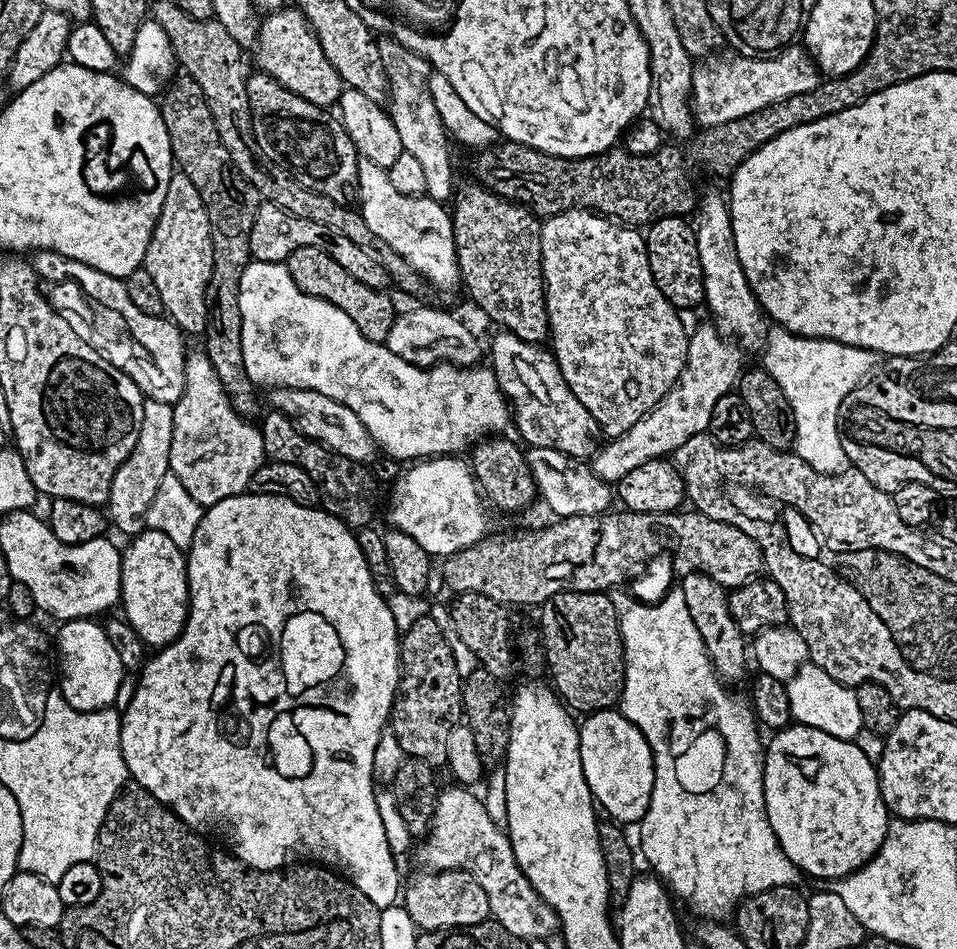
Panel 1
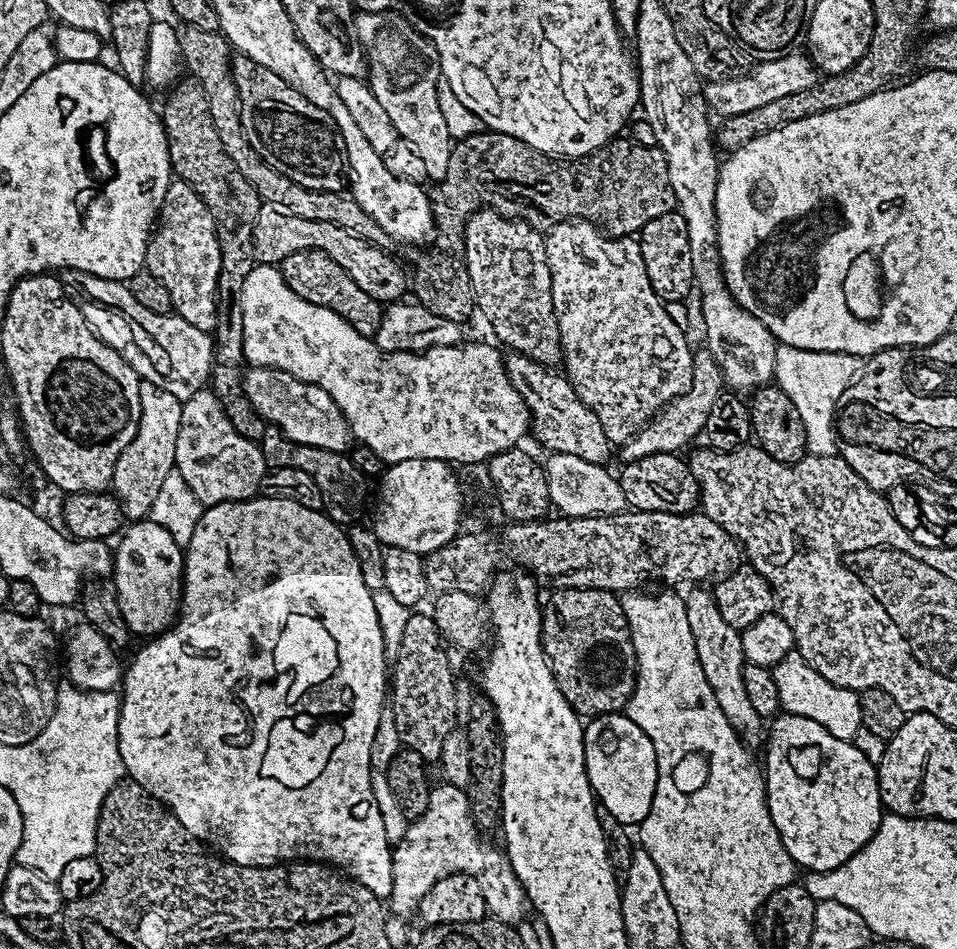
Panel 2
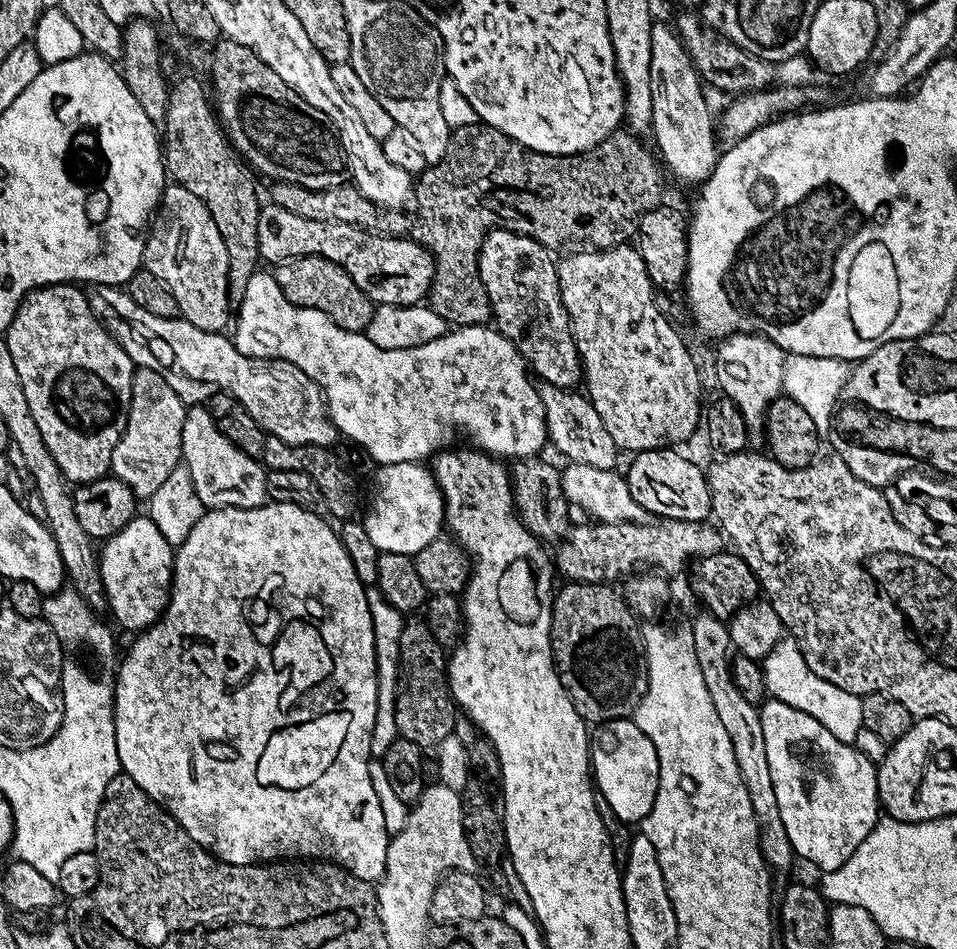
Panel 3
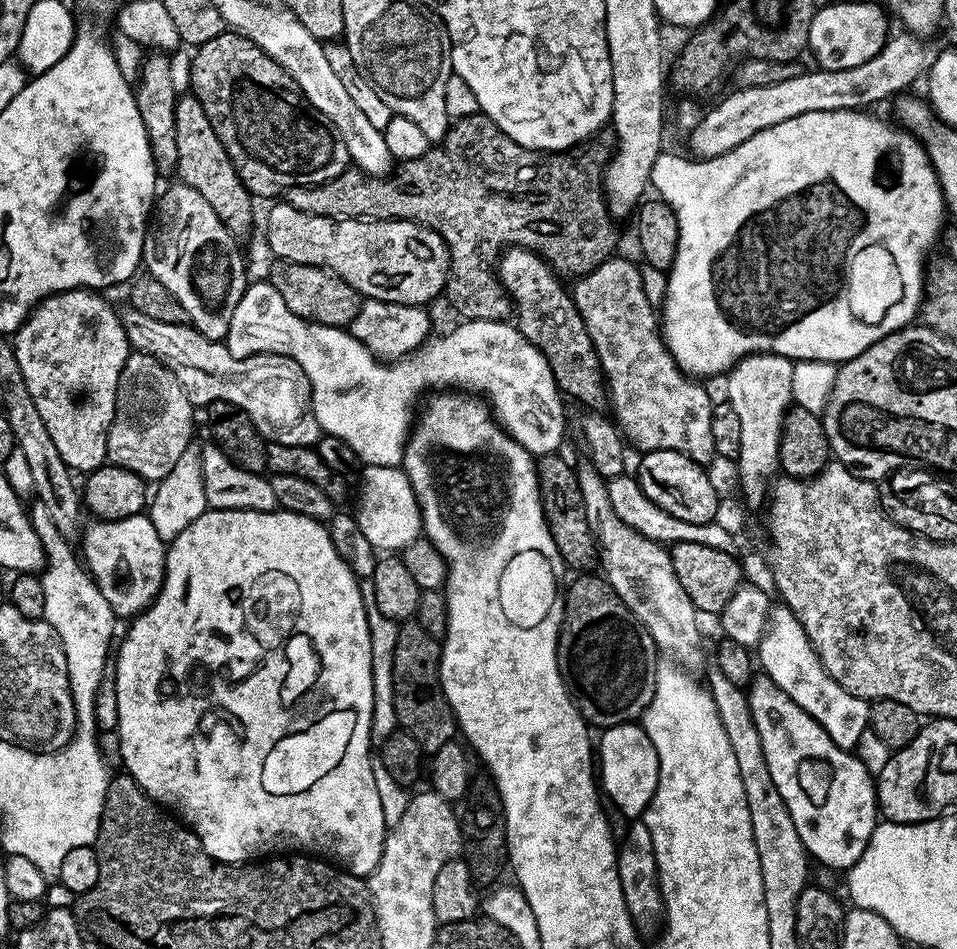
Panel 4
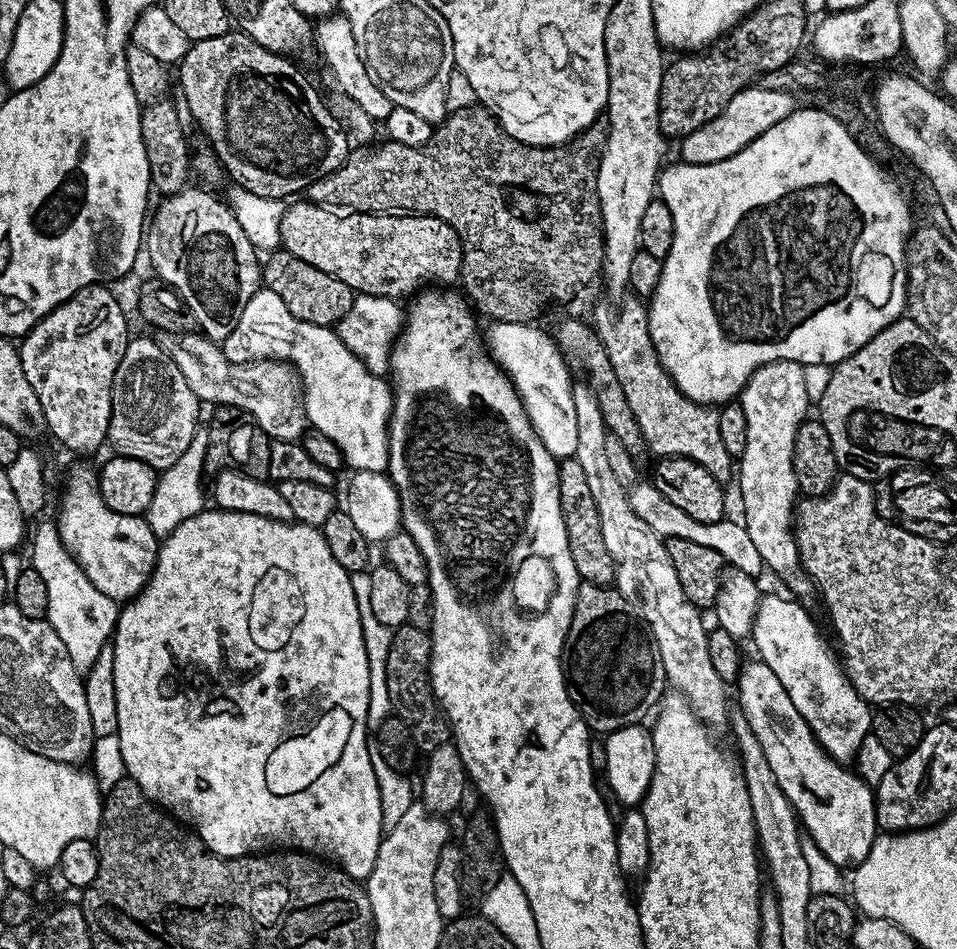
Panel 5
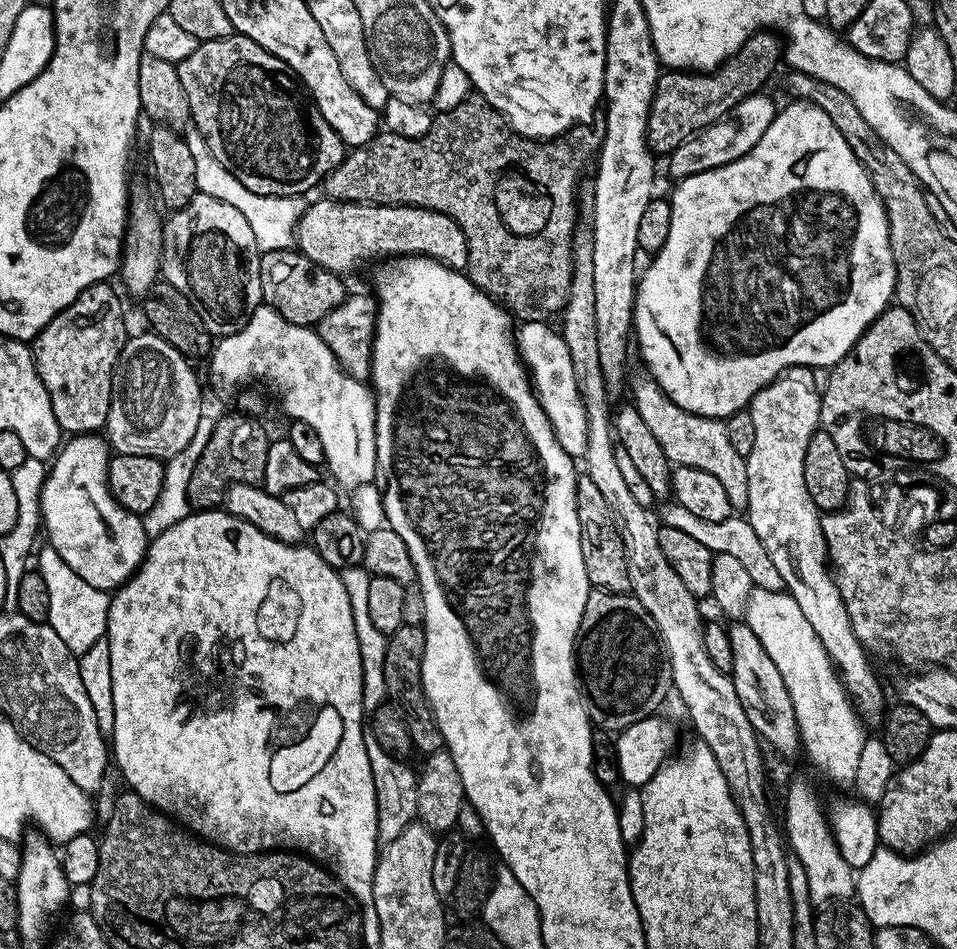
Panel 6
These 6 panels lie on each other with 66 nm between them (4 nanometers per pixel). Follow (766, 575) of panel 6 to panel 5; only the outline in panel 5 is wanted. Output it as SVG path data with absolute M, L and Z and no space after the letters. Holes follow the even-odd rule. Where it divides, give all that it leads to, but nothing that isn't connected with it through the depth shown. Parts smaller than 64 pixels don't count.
M637 481L628 491L628 501L631 509L634 510L638 518L644 522L661 538L670 537L687 538L695 543L701 543L702 546L709 546L710 549L716 550L722 554L725 563L730 565L735 571L750 574L754 577L761 575L764 570L764 563L761 555L758 554L758 548L750 539L750 534L743 523L732 521L731 518L725 518L718 523L702 523L697 519L690 517L690 514L681 510L674 502L668 498L653 483Z

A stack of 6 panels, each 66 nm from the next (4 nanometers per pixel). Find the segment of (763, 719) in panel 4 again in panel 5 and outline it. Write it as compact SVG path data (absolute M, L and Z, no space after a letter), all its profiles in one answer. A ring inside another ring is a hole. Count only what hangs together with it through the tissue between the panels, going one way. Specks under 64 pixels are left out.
M749 659L740 669L740 678L734 688L735 691L740 691L739 711L746 718L750 730L754 730L754 738L758 738L758 743L762 745L762 751L766 753L766 762L770 762L770 770L774 770L774 778L778 778L778 786L782 786L782 794L786 794L786 798L796 811L807 839L816 844L842 870L851 869L863 862L866 854L870 854L870 846L878 835L876 797L873 789L851 767L834 759L816 741L816 736L810 730L806 718L798 714L798 706L790 702L786 686L778 682L778 674L774 674L774 670L770 670L770 666L766 666L763 660Z

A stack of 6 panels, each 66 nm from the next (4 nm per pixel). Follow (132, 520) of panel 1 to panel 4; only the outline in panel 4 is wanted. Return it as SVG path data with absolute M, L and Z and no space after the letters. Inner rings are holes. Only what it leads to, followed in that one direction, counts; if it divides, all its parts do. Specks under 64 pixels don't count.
M133 351L129 355L126 366L122 366L122 374L116 391L116 413L108 435L107 463L117 464L134 474L138 474L146 482L159 482L174 470L174 462L182 458L182 454L193 443L192 412L194 406L190 402L188 392L178 382L178 378L156 357L148 352Z

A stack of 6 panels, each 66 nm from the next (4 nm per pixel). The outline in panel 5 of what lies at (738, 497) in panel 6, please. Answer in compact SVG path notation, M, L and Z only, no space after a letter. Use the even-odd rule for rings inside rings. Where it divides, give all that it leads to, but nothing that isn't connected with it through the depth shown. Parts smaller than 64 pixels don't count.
M628 300L620 312L600 308L594 327L610 358L610 366L614 366L614 374L618 374L618 382L622 382L622 394L626 394L626 402L630 402L630 411L638 421L638 430L642 430L647 451L653 452L656 458L681 456L693 460L710 470L717 480L727 481L727 476L734 472L734 457L722 443L722 434L718 430L720 413L715 407L686 398L660 365L650 338L647 307L636 300Z

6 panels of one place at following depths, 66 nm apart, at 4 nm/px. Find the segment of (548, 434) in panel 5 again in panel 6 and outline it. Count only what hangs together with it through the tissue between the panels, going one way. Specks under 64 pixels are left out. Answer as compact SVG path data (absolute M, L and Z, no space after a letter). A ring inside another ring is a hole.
M529 320L519 325L514 336L514 343L524 361L531 379L534 381L536 395L540 397L540 405L552 423L554 434L562 446L573 458L583 458L588 441L588 419L584 403L578 390L578 382L574 374L574 362L563 335L552 329L551 323L543 320Z

